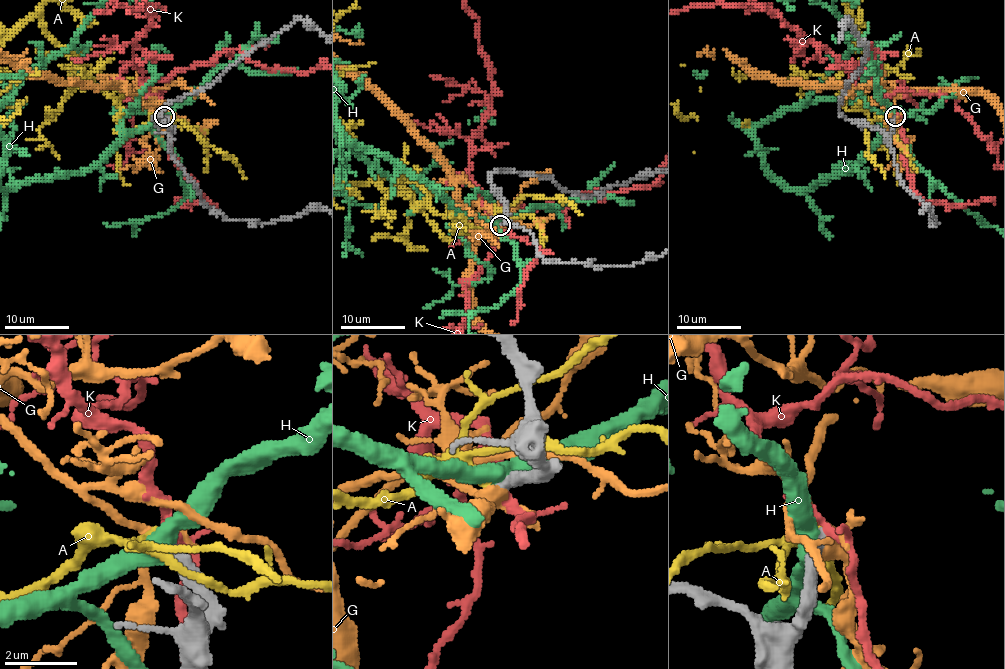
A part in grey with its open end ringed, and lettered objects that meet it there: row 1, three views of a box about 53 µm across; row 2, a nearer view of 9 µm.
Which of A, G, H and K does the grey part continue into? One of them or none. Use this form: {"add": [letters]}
{"add": []}

